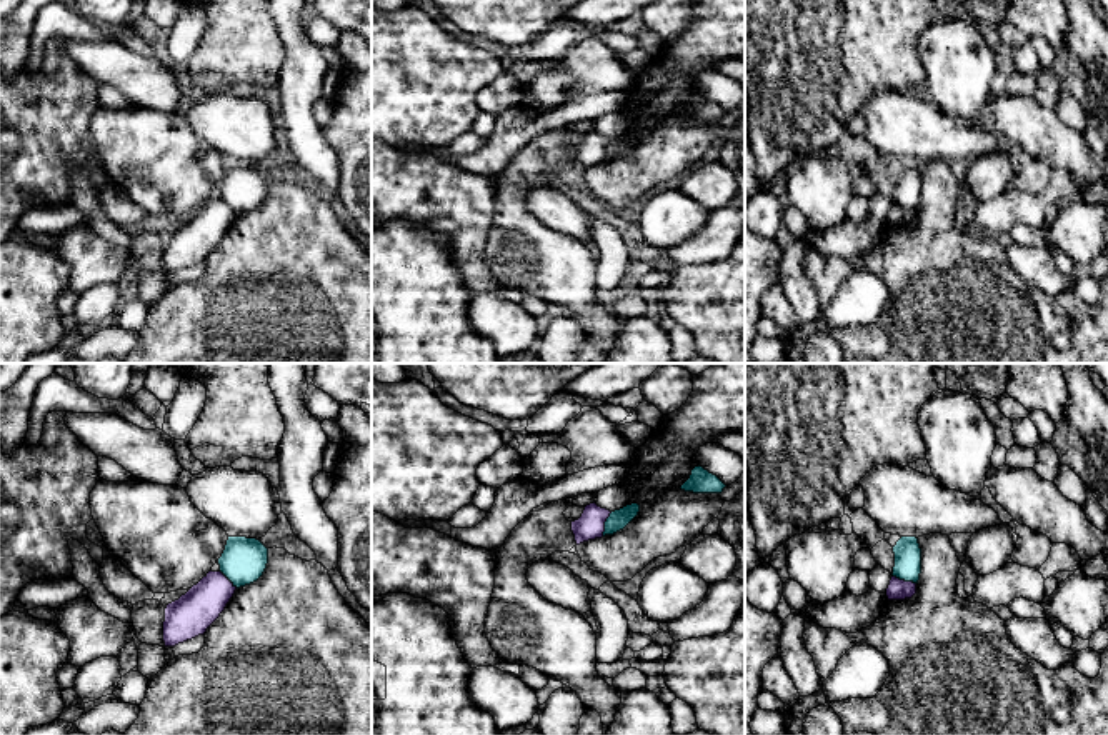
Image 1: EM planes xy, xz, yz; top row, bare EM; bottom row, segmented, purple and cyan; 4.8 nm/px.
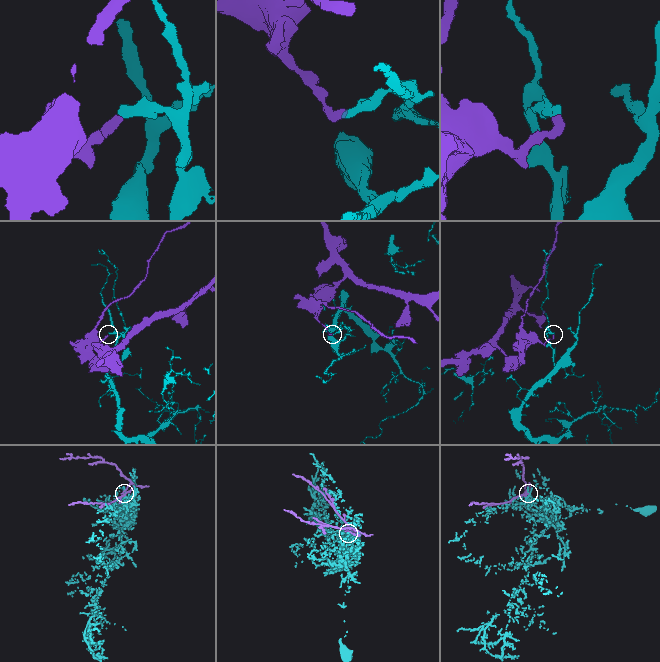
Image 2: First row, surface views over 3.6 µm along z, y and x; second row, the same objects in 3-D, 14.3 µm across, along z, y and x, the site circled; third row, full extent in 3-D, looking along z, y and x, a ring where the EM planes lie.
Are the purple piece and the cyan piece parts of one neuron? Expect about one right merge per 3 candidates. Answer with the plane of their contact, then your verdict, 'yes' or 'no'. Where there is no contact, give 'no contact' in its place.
xz | no

